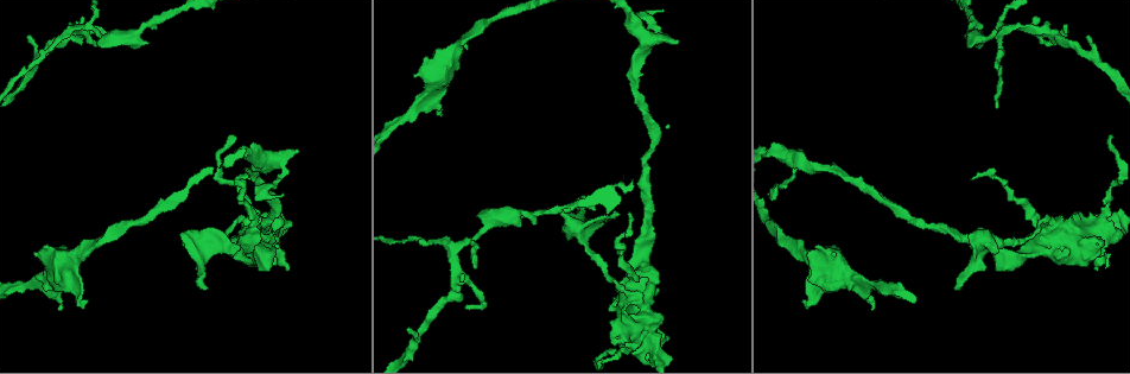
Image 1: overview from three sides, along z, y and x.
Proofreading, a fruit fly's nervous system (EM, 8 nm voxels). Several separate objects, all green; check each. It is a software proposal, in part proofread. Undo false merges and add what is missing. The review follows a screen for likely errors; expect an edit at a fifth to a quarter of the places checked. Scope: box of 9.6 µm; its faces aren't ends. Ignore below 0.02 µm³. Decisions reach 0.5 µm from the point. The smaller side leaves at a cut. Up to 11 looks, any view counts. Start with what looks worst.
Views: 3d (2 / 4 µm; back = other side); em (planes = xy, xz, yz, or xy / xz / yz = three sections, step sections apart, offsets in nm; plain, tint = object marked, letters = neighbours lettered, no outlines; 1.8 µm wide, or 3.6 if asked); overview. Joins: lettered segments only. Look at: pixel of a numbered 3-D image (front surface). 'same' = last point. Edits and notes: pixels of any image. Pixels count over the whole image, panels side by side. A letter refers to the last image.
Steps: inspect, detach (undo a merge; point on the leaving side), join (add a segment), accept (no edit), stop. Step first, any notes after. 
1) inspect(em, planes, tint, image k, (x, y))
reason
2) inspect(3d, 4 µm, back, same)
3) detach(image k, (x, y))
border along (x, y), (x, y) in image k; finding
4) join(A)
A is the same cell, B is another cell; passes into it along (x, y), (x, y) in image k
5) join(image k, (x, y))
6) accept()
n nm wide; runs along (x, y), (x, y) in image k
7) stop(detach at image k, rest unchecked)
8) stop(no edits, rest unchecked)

inspect(3d, 4 µm, image 1, (466, 306))
branch stops here

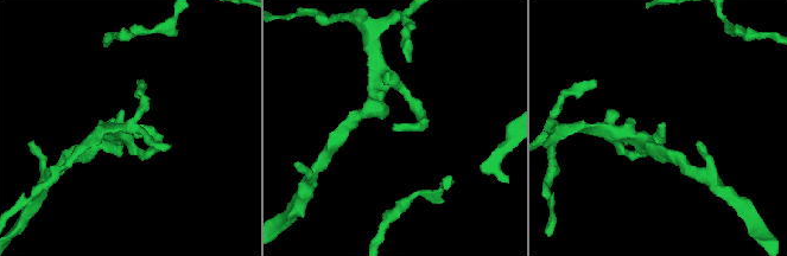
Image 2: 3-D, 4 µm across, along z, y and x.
inspect(em, planes, letters, image 2, (394, 131))

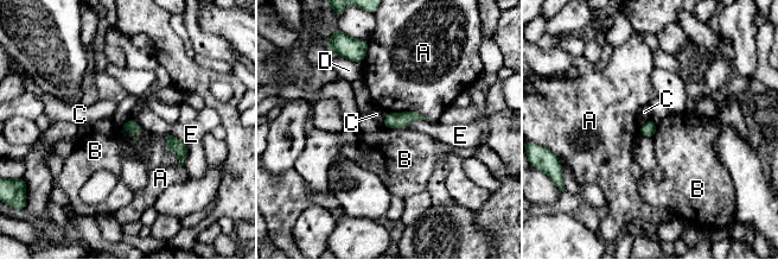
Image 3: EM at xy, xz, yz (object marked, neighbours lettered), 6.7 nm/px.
accept()
A touches over 300 nm; A, B, C, D and E are other cells; border along (120, 126), (123, 131), (144, 132) in image 3; none of them fits

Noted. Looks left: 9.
inspect(em, planes, letters, image 1, (205, 290))
an open end

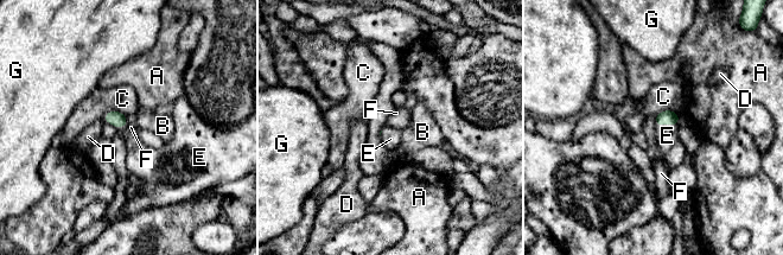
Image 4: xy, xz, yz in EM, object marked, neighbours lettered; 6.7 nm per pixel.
join(E)
E is the same cell, A, B, C, D, F and G are other cells; it goes on there

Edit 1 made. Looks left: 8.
inspect(overview)
redraw

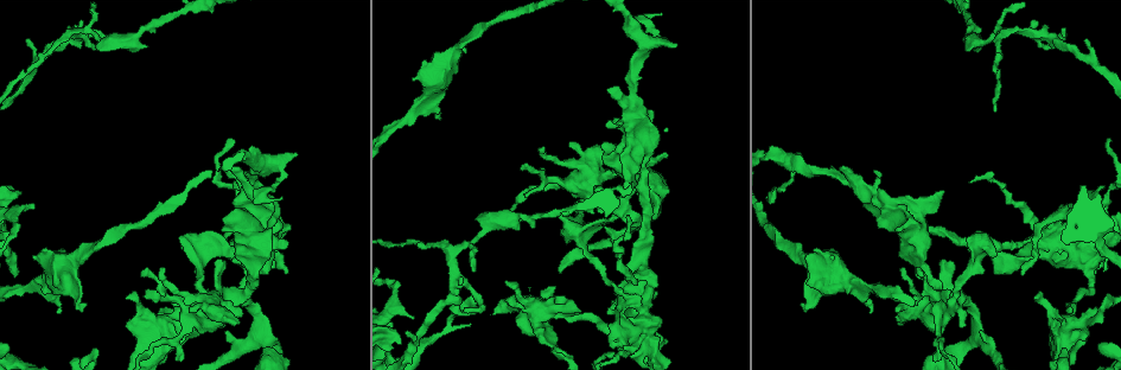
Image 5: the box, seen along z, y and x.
inspect(em, planes, letters, image 5, (1046, 236))
four arms meet

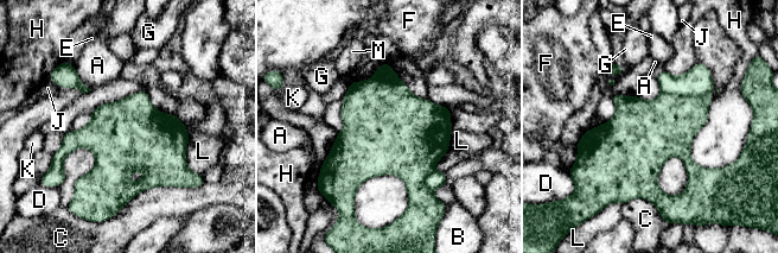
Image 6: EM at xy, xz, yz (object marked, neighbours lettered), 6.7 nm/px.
detach(image 6, (665, 126))
A, B, C, D, E, F, G, H, J, K, L and M are other cells; border along (709, 90), (701, 95), (662, 93) in image 6; two cells meet here

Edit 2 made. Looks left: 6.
stop(join at image 4, detach at image 6, rest unchecked)

